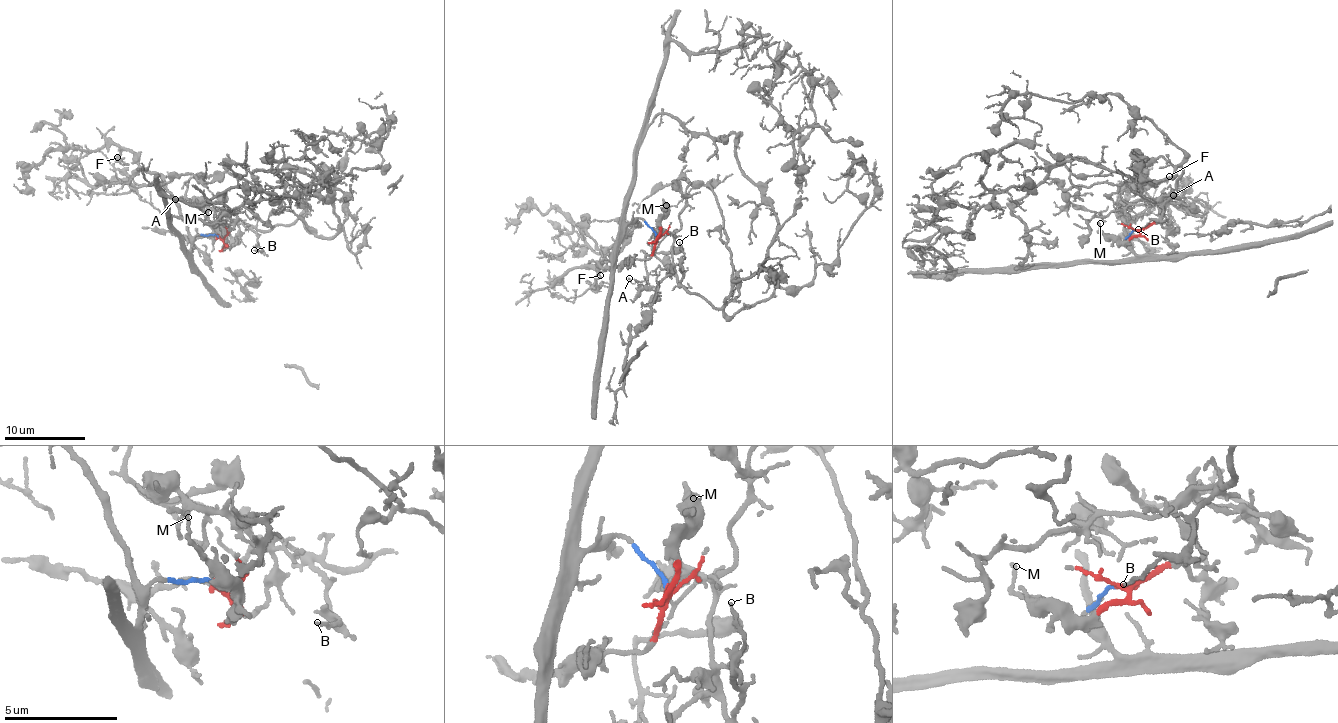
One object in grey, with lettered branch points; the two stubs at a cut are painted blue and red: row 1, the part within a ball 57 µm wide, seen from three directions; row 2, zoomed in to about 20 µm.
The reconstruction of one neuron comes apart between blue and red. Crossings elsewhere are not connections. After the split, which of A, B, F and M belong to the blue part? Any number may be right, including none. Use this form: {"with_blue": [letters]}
{"with_blue": ["A", "B", "F"]}

